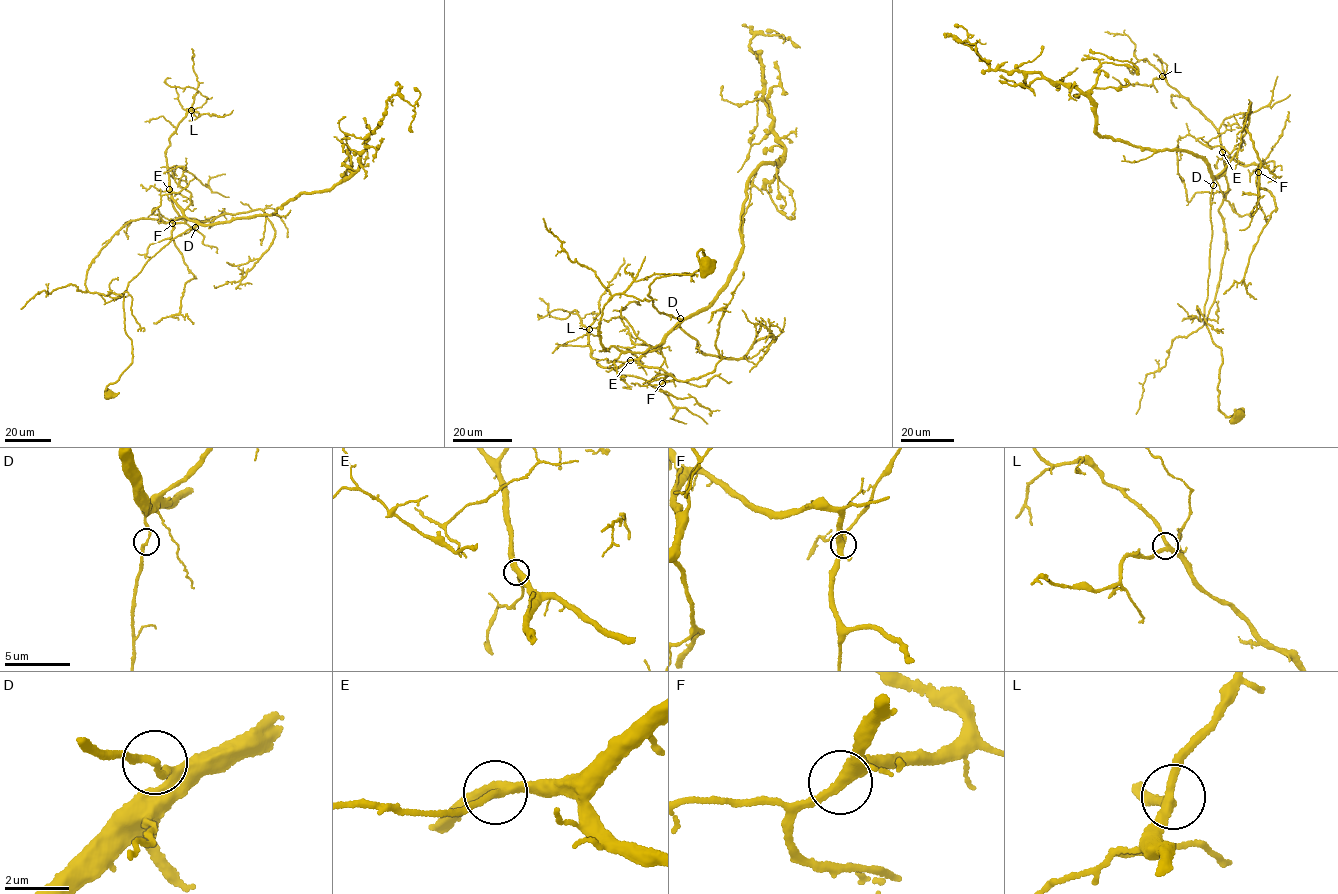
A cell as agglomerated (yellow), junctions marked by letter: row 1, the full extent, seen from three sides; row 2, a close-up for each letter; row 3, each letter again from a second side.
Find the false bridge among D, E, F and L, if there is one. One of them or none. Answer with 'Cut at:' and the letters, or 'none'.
Cut at: none

